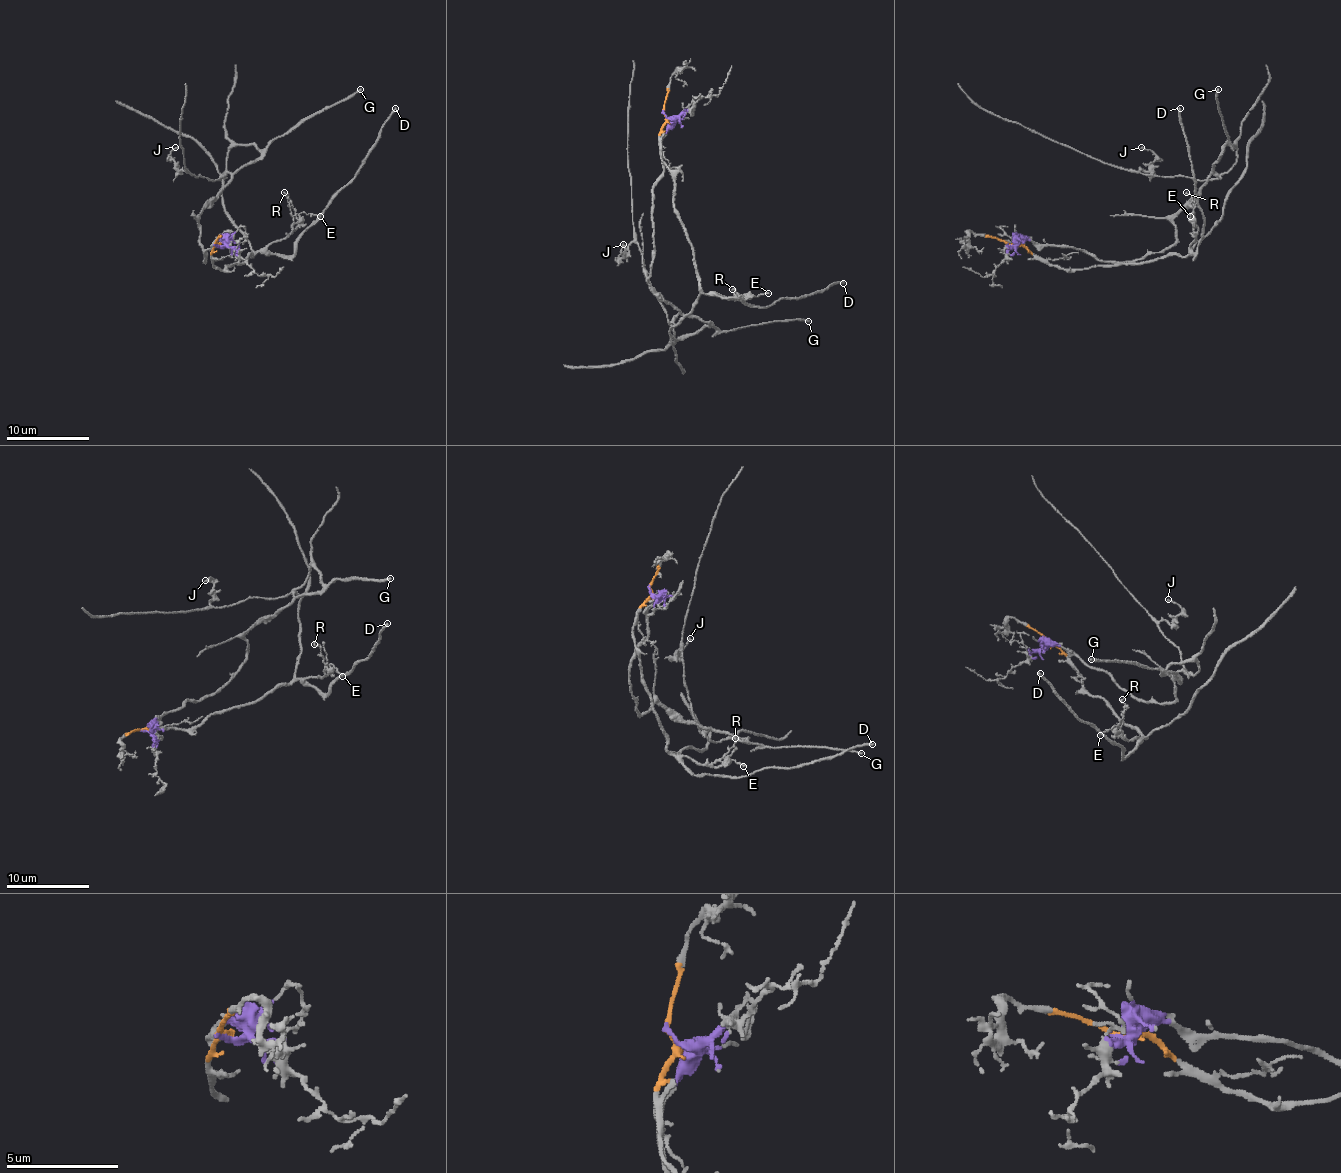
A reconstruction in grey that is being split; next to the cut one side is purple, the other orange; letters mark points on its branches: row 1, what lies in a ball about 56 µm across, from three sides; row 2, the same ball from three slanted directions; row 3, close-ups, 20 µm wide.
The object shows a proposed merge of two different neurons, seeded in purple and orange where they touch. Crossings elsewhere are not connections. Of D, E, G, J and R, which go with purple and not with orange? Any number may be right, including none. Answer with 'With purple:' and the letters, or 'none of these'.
With purple: G, J

